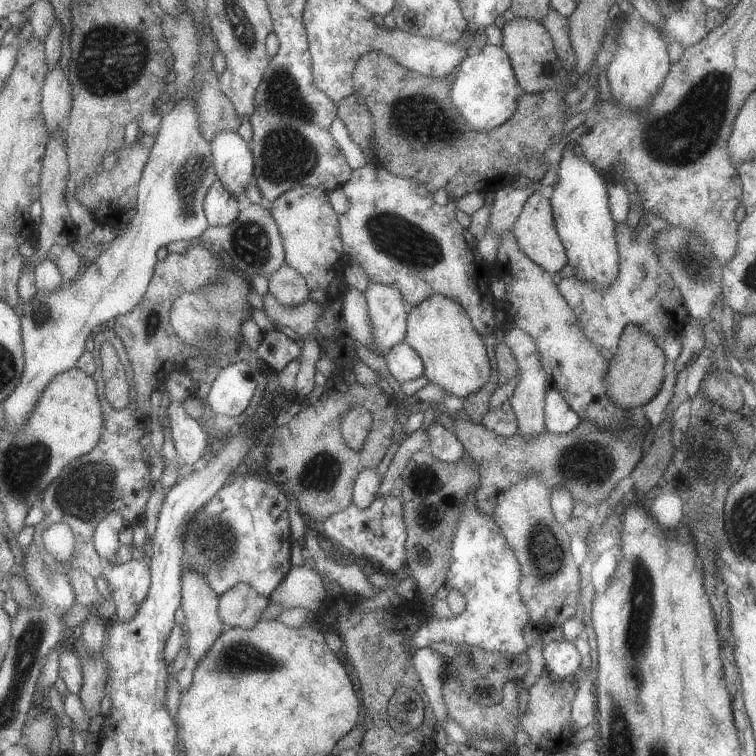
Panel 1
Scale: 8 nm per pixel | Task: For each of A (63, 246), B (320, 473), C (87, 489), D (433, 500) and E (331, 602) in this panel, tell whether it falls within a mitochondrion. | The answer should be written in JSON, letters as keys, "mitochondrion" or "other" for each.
{"A":"other","B":"mitochondrion","C":"mitochondrion","D":"mitochondrion","E":"other"}

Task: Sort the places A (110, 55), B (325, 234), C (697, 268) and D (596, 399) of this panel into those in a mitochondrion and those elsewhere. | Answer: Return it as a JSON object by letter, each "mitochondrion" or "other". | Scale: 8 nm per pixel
{"A":"mitochondrion","B":"other","C":"mitochondrion","D":"other"}

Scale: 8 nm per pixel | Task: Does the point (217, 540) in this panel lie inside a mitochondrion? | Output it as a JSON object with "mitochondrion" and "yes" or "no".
{"mitochondrion":"yes"}

